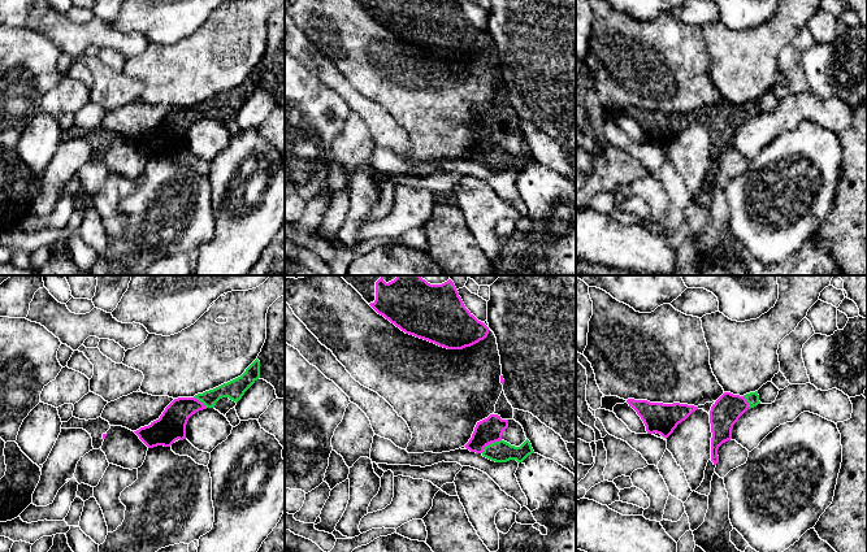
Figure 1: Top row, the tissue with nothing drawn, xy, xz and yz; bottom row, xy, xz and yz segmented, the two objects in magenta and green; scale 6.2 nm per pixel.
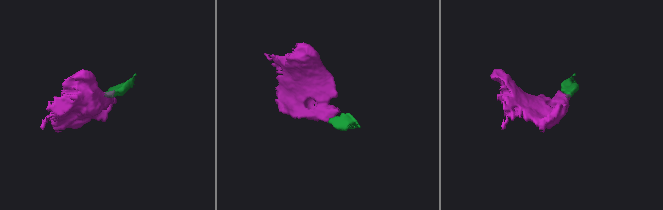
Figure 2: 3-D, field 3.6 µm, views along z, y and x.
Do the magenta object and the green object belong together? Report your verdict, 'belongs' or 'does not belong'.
belongs

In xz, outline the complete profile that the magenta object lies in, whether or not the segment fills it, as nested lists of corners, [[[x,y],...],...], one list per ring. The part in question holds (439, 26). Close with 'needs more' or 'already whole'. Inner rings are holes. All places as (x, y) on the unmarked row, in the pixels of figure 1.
[[[458,0],[357,1],[406,43],[447,58],[471,56],[489,43],[489,36],[465,17]]] | needs more

